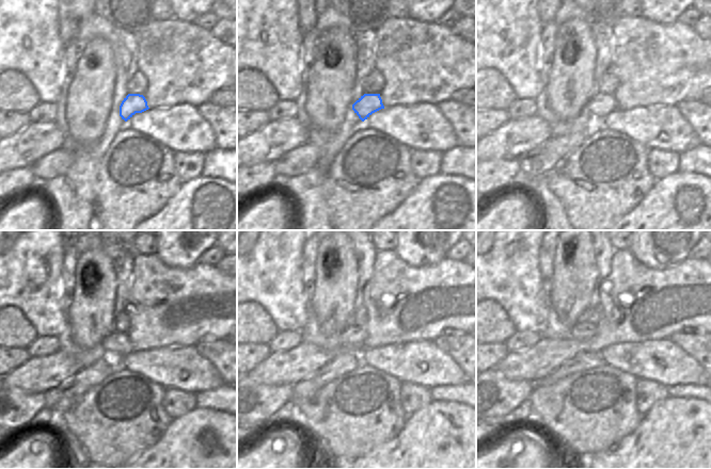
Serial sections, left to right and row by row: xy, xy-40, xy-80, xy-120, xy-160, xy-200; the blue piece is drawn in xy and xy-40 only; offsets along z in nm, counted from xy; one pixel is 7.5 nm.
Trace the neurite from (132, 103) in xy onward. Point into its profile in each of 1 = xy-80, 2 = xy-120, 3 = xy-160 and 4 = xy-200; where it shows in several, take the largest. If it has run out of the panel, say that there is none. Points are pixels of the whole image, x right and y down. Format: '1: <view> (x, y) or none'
1: xy-80 (601, 104)
2: xy-120 (116, 343)
3: xy-160 (350, 339)
4: xy-200 (555, 329)

